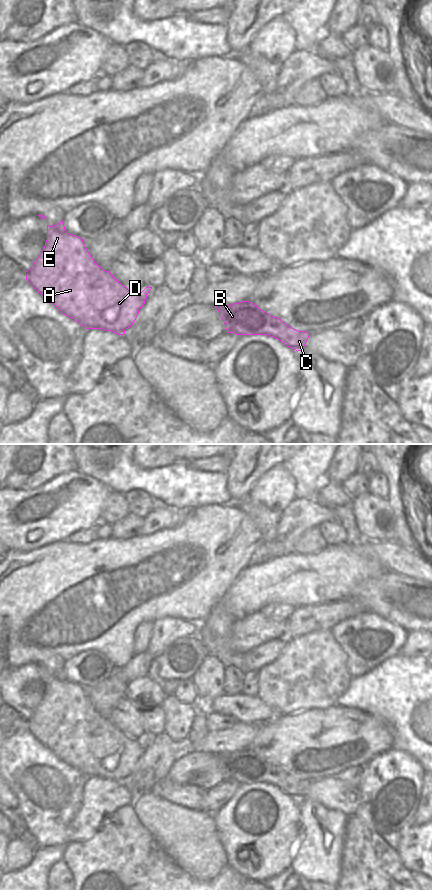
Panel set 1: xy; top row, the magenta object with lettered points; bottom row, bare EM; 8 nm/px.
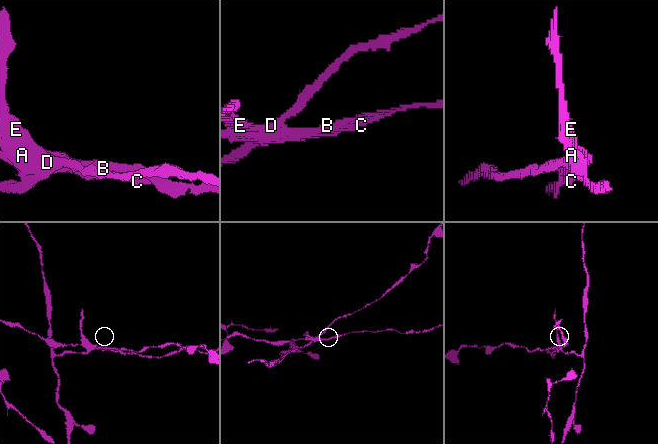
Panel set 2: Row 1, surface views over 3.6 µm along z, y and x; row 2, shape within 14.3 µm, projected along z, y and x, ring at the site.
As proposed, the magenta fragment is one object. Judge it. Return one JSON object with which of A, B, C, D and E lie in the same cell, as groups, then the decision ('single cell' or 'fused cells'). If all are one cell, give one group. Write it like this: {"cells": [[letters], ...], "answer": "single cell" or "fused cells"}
{"cells": [["A", "D", "E"], ["B", "C"]], "answer": "fused cells"}

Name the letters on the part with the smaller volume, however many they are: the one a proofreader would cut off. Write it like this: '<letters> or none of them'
B, C

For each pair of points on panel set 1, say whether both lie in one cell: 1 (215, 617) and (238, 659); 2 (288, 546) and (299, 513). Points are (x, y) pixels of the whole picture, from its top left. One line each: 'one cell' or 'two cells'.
1: one cell
2: one cell

